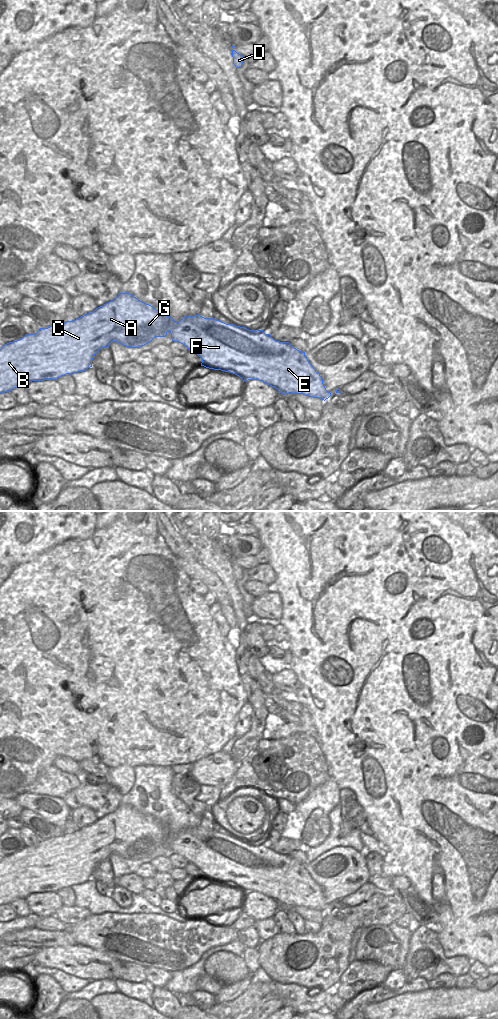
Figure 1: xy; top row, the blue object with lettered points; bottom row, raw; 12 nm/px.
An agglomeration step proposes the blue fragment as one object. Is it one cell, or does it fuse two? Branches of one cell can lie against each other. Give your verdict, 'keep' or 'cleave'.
cleave

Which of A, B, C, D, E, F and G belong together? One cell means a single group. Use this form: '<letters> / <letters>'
A B C D G / E F

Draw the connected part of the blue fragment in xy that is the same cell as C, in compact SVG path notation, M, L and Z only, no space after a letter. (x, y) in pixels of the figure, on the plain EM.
M119 805L113 812L98 819L92 825L80 830L62 834L60 837L40 840L35 846L26 846L23 850L9 854L0 861L0 905L10 904L14 900L26 898L32 893L57 892L66 886L78 885L92 879L95 866L107 860L112 854L118 854L128 860L140 860L155 849L165 849L167 828L146 816L130 805Z

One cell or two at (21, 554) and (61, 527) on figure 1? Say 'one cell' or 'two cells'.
one cell

